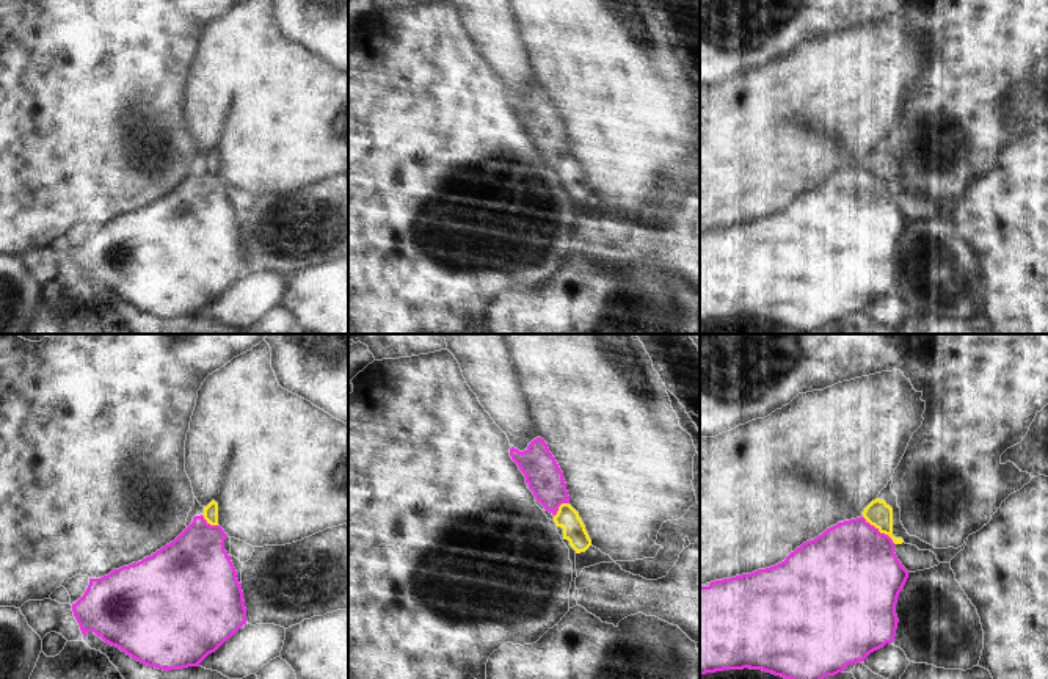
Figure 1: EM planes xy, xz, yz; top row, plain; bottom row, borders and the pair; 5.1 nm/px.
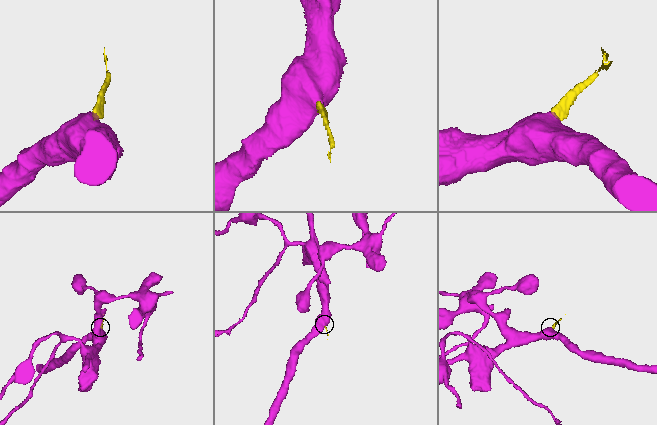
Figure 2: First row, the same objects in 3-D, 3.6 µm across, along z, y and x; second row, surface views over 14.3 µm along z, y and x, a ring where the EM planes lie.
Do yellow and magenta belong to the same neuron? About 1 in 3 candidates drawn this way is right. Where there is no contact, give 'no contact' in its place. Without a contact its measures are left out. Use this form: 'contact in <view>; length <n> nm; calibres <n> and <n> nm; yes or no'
contact in yz; length 220 nm; calibres 140 and 480 nm; no

